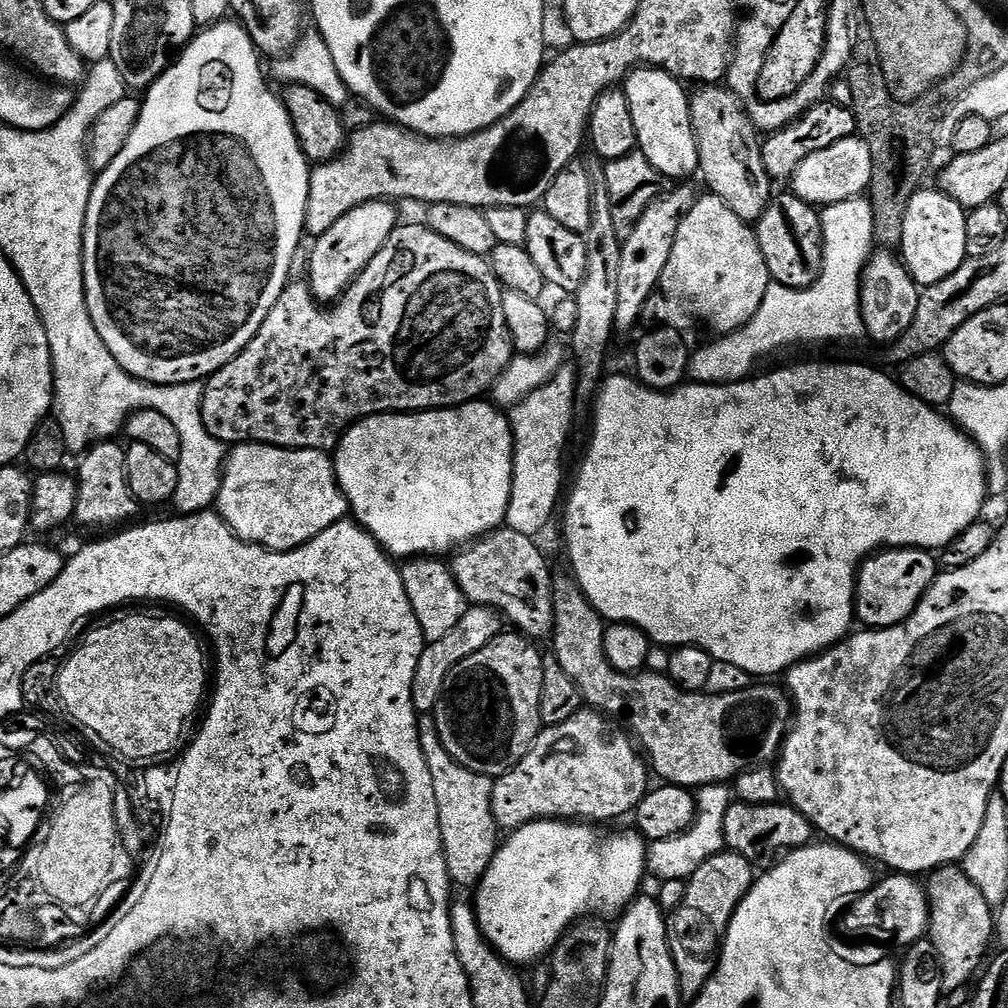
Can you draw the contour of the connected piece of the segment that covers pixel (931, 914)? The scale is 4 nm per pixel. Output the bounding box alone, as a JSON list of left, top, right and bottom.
[927,867,994,993]

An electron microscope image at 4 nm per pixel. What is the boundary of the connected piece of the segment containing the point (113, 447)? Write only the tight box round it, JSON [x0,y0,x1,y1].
[75,442,142,530]

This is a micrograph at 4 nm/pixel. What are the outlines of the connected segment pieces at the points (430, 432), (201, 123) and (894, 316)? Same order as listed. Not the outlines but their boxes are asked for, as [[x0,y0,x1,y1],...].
[[334,398,512,558],[84,19,310,384],[860,251,921,346]]

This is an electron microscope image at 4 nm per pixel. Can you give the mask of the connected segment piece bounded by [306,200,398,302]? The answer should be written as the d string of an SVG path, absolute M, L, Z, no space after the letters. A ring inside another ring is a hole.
M371 200L369 204L358 206L350 210L326 234L315 237L312 248L312 257L308 260L307 283L310 285L312 295L320 302L336 302L347 293L356 280L356 276L364 267L382 250L382 246L390 238L390 234L398 226L396 212L391 203L382 200ZM332 300L332 301L324 301Z

